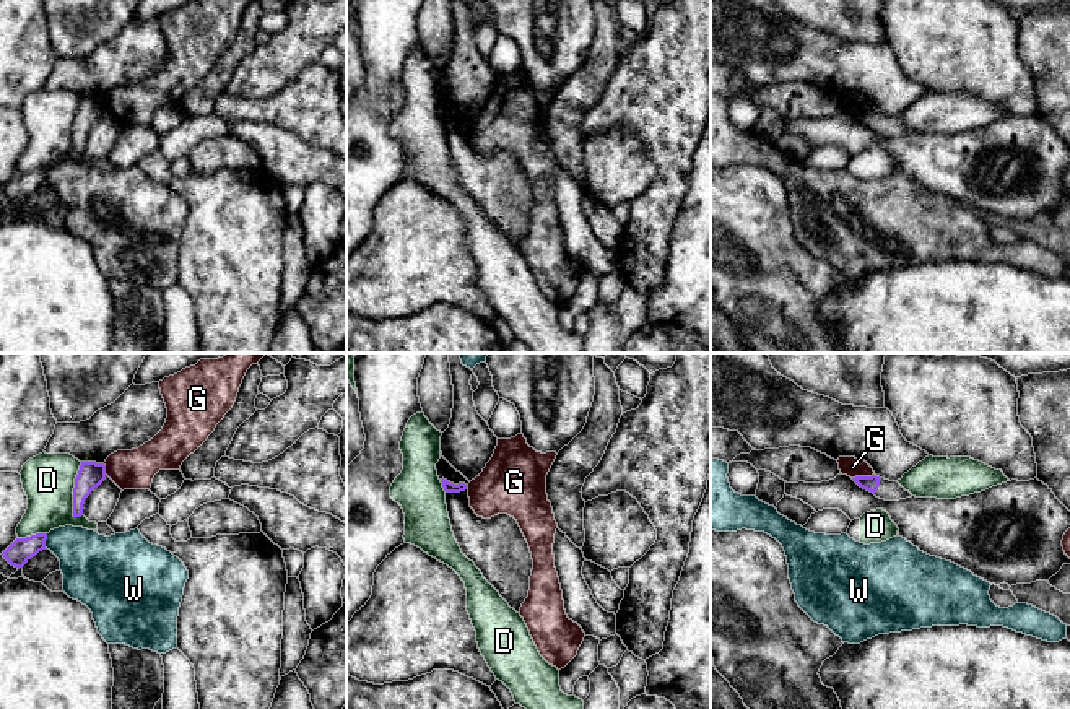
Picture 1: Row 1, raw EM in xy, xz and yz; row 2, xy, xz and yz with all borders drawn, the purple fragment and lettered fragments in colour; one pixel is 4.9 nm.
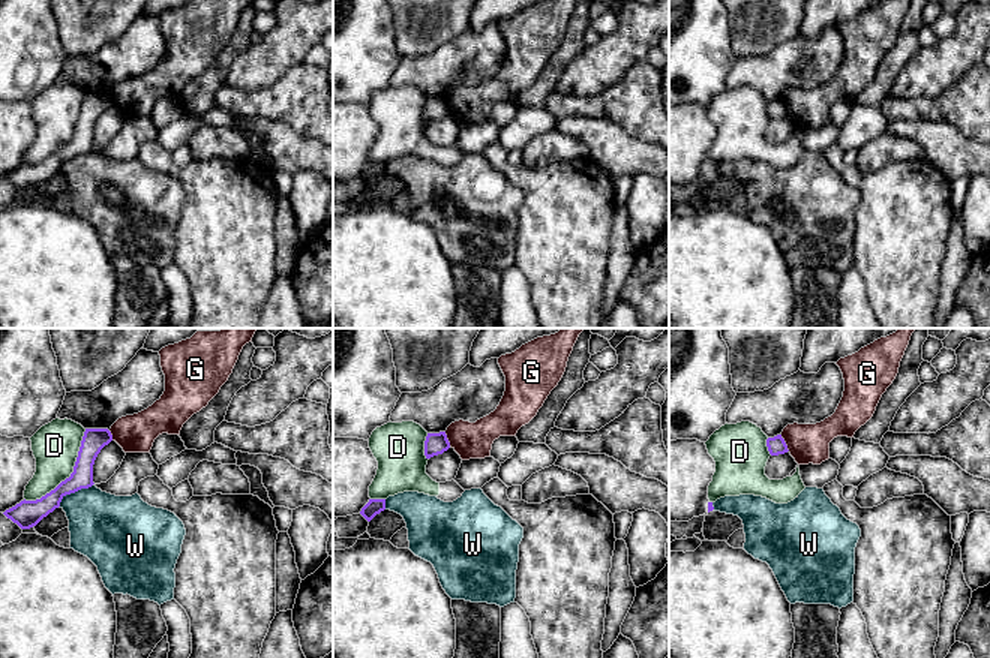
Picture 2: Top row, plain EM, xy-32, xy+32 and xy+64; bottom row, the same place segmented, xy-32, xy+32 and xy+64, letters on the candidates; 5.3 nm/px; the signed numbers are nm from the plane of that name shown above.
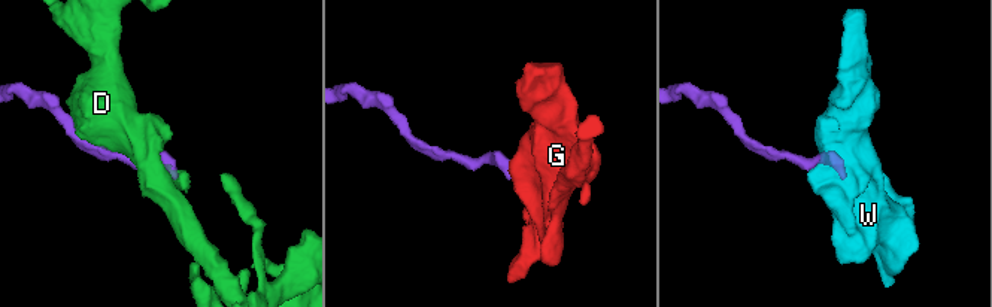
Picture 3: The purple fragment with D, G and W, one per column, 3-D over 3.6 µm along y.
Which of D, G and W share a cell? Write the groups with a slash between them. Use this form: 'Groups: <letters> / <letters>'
Groups: D / G / W

